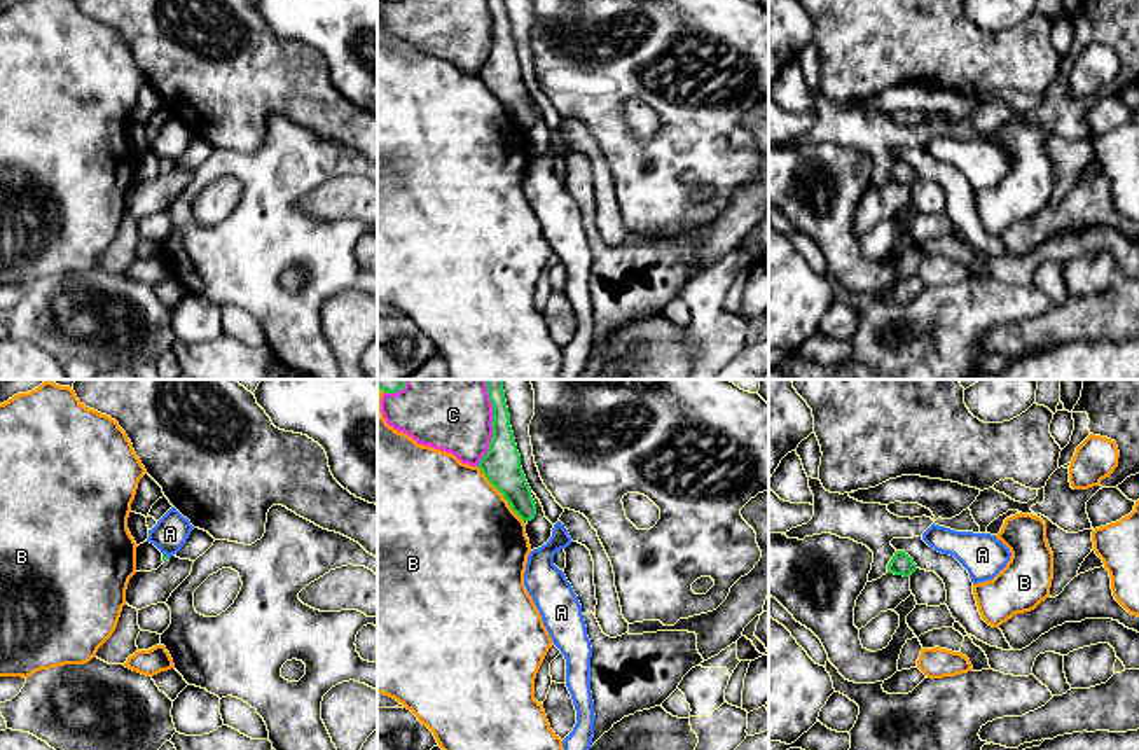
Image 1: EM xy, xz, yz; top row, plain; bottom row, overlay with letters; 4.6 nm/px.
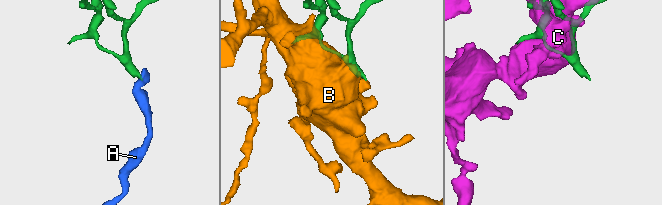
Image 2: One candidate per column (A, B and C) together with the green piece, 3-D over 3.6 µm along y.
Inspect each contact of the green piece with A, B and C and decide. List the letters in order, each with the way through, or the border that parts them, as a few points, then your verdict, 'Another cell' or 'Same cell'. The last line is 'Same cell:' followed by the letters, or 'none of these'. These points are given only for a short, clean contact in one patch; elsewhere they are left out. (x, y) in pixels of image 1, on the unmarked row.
A: Boundary: xy (163, 161), (166, 165). Another cell
B: Another cell
C: Another cell
Same cell: none of these

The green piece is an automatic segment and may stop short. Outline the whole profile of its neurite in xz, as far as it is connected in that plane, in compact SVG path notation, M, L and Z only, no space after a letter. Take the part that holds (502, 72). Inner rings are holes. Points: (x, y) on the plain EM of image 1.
M487 0L493 14L493 45L479 77L487 89L503 103L512 119L522 128L536 124L536 112L521 75L521 63L510 35L505 0Z

